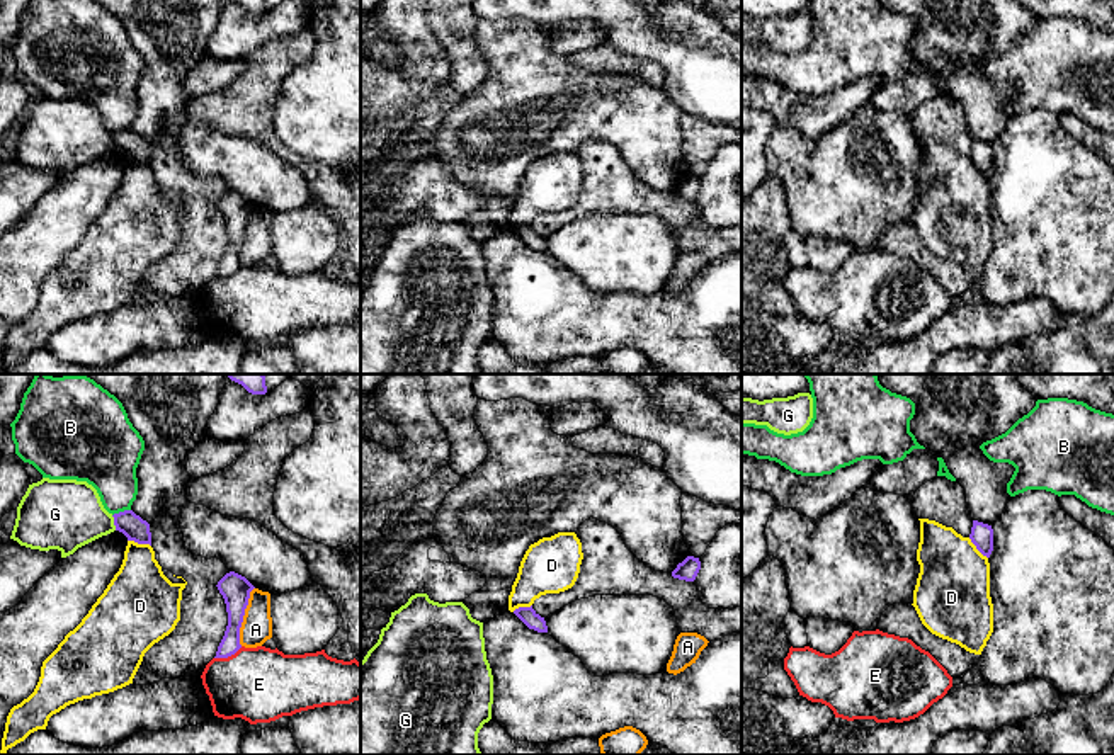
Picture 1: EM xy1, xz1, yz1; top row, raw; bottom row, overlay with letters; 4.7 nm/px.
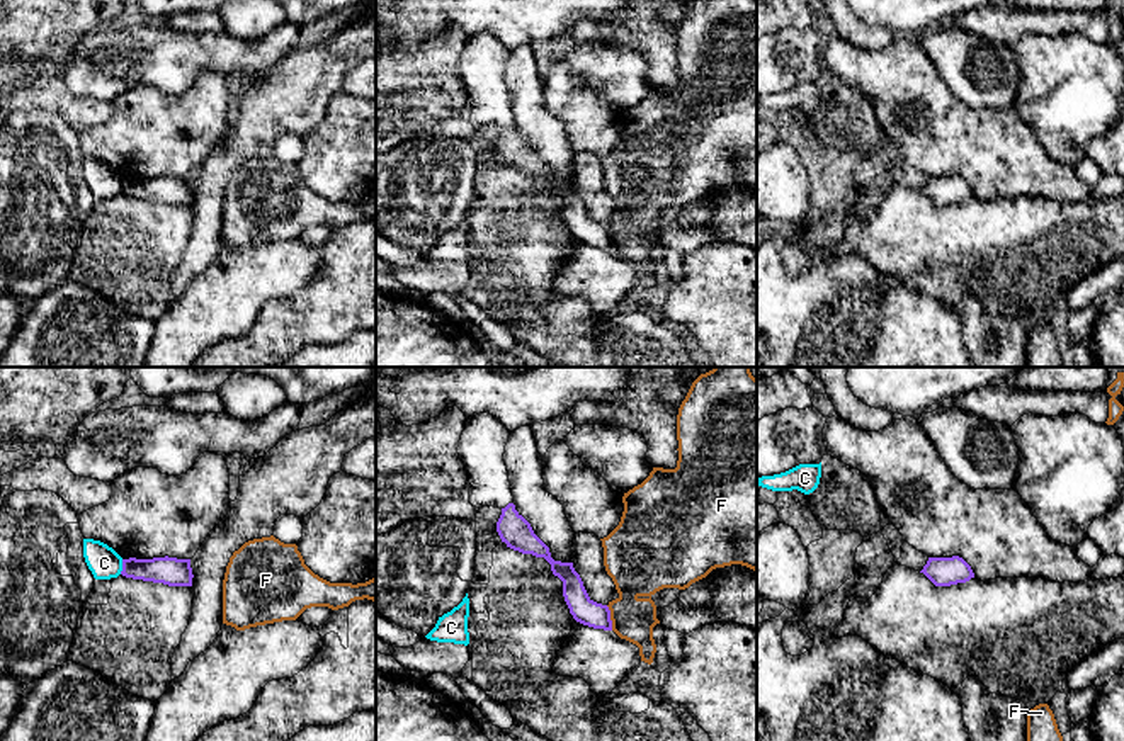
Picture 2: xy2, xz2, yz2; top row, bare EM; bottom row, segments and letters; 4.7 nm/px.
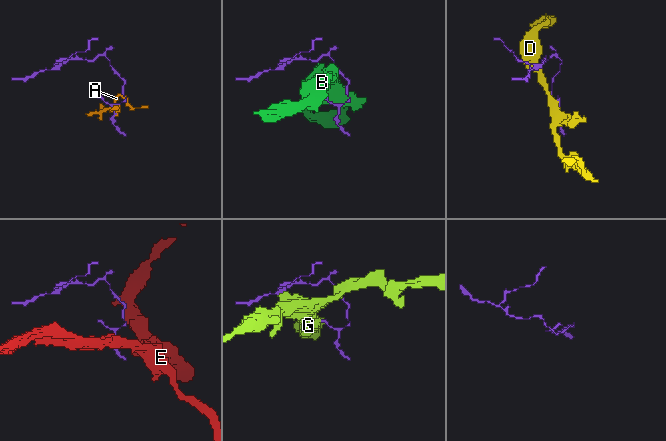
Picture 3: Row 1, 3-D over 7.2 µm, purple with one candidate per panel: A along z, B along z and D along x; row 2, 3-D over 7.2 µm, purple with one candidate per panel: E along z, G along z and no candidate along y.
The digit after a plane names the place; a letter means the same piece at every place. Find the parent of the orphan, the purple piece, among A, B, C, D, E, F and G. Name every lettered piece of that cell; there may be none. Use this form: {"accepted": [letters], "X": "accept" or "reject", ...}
{"accepted": [], "A": "reject", "B": "reject", "C": "reject", "D": "reject", "E": "reject", "F": "reject", "G": "reject"}

